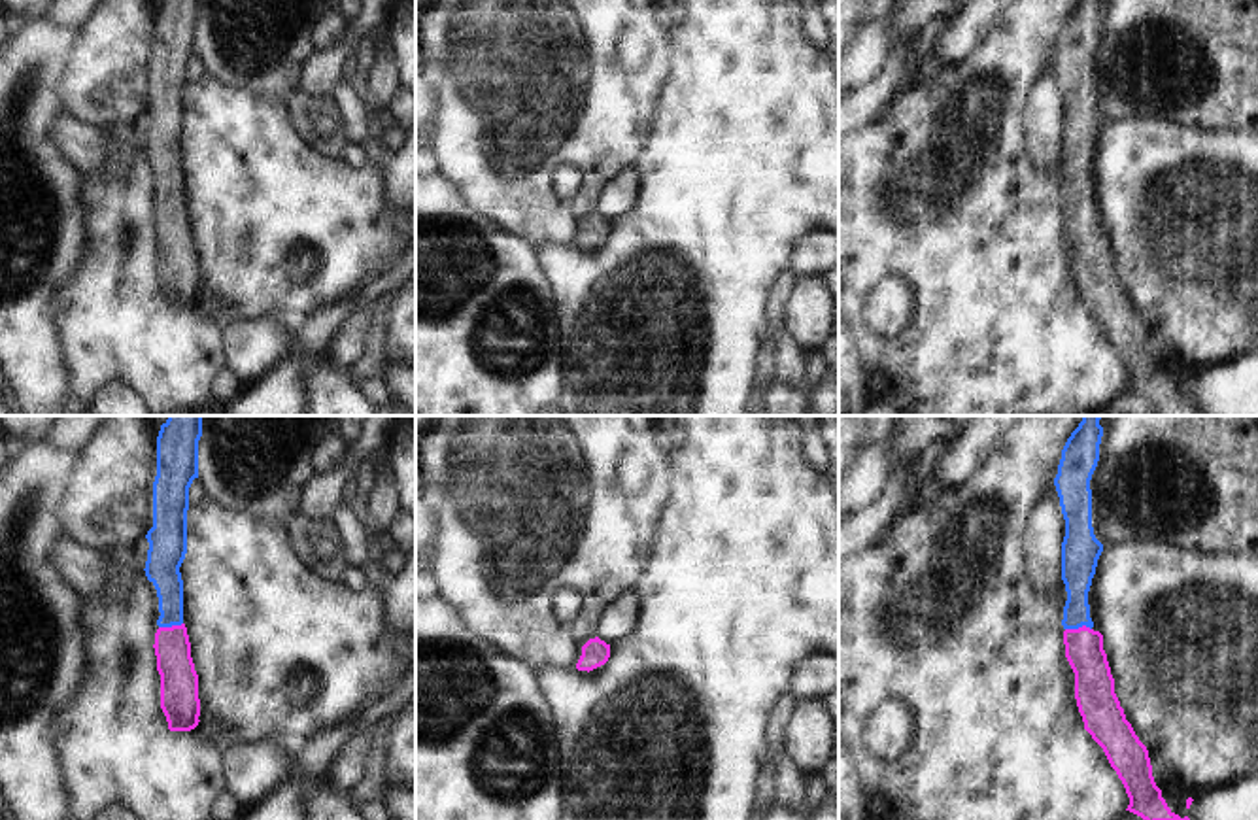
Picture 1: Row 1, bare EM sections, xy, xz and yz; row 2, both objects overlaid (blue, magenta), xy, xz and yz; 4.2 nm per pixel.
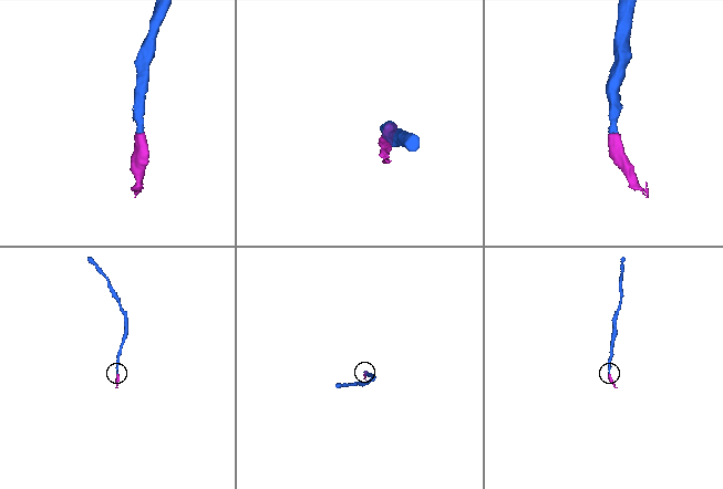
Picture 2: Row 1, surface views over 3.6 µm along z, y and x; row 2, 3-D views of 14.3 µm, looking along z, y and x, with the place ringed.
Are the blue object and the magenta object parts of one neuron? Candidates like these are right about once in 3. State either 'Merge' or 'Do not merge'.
Merge

